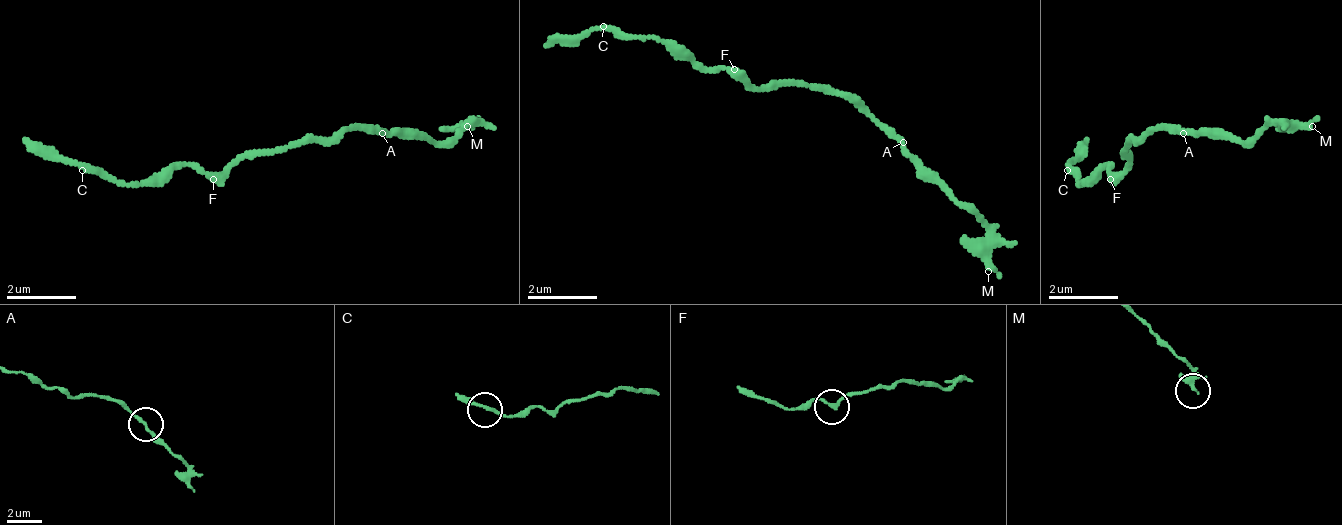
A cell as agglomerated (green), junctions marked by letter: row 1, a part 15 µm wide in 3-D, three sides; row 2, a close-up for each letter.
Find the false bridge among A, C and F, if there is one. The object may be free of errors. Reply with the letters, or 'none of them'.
A

